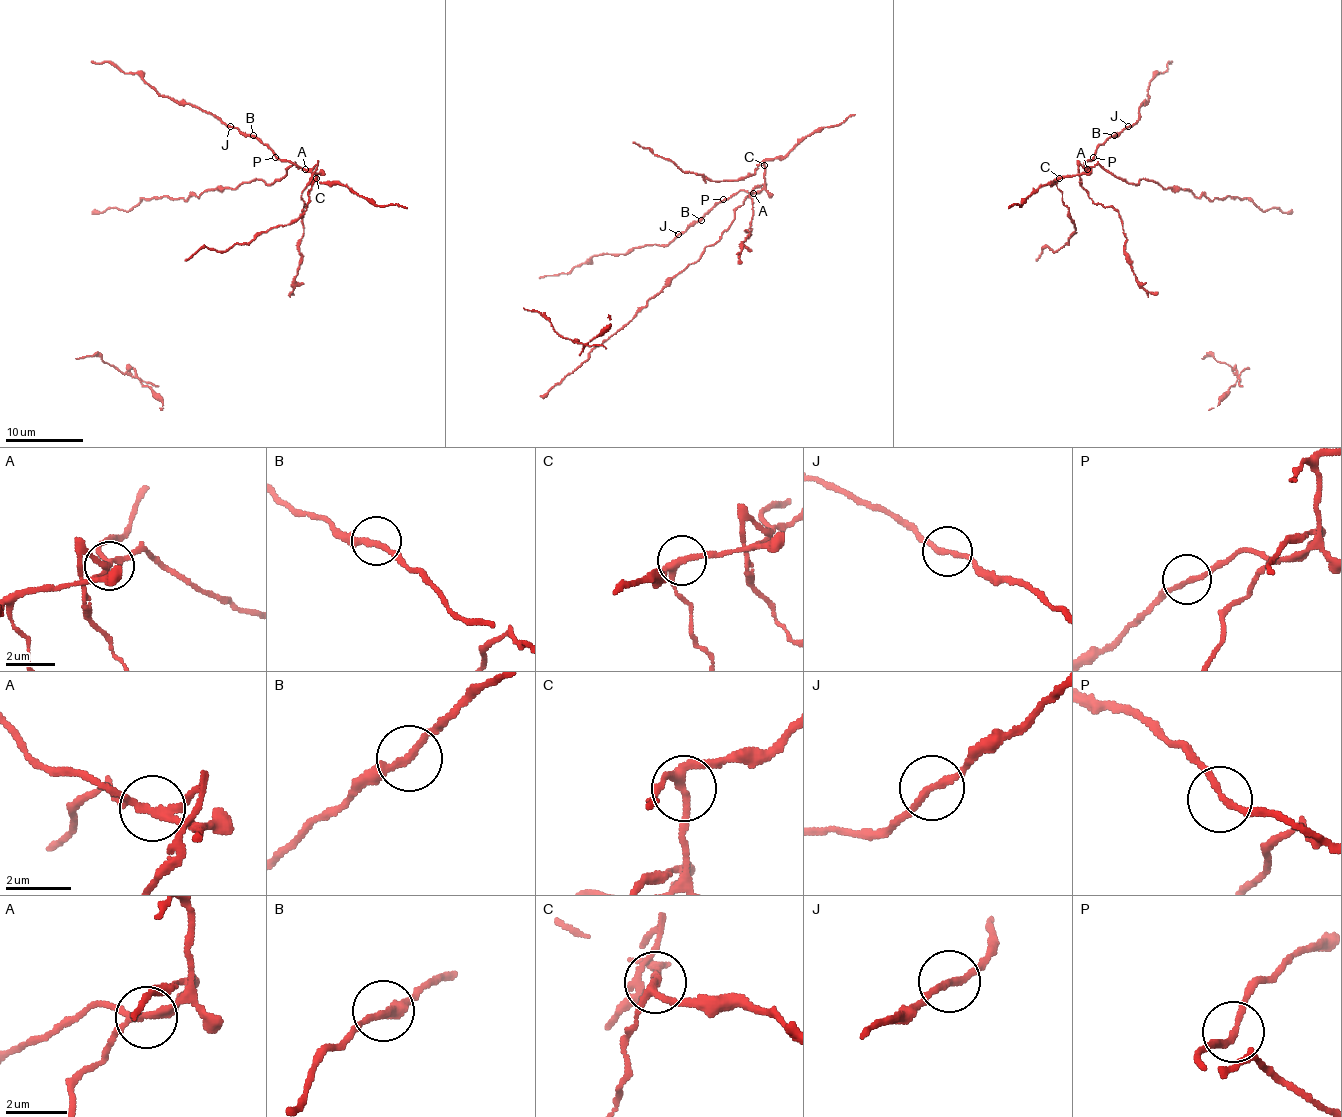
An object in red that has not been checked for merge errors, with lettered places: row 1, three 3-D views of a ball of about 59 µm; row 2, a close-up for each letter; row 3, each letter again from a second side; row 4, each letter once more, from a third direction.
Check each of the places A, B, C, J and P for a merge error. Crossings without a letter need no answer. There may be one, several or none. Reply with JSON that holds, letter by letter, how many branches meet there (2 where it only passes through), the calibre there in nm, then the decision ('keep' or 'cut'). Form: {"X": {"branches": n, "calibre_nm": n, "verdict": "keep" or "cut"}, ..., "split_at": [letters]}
{"A": {"branches": 4, "calibre_nm": 200, "verdict": "cut"}, "B": {"branches": 2, "calibre_nm": 240, "verdict": "keep"}, "C": {"branches": 3, "calibre_nm": 240, "verdict": "keep"}, "J": {"branches": 2, "calibre_nm": 200, "verdict": "cut"}, "P": {"branches": 2, "calibre_nm": 180, "verdict": "keep"}, "split_at": ["A", "J"]}

